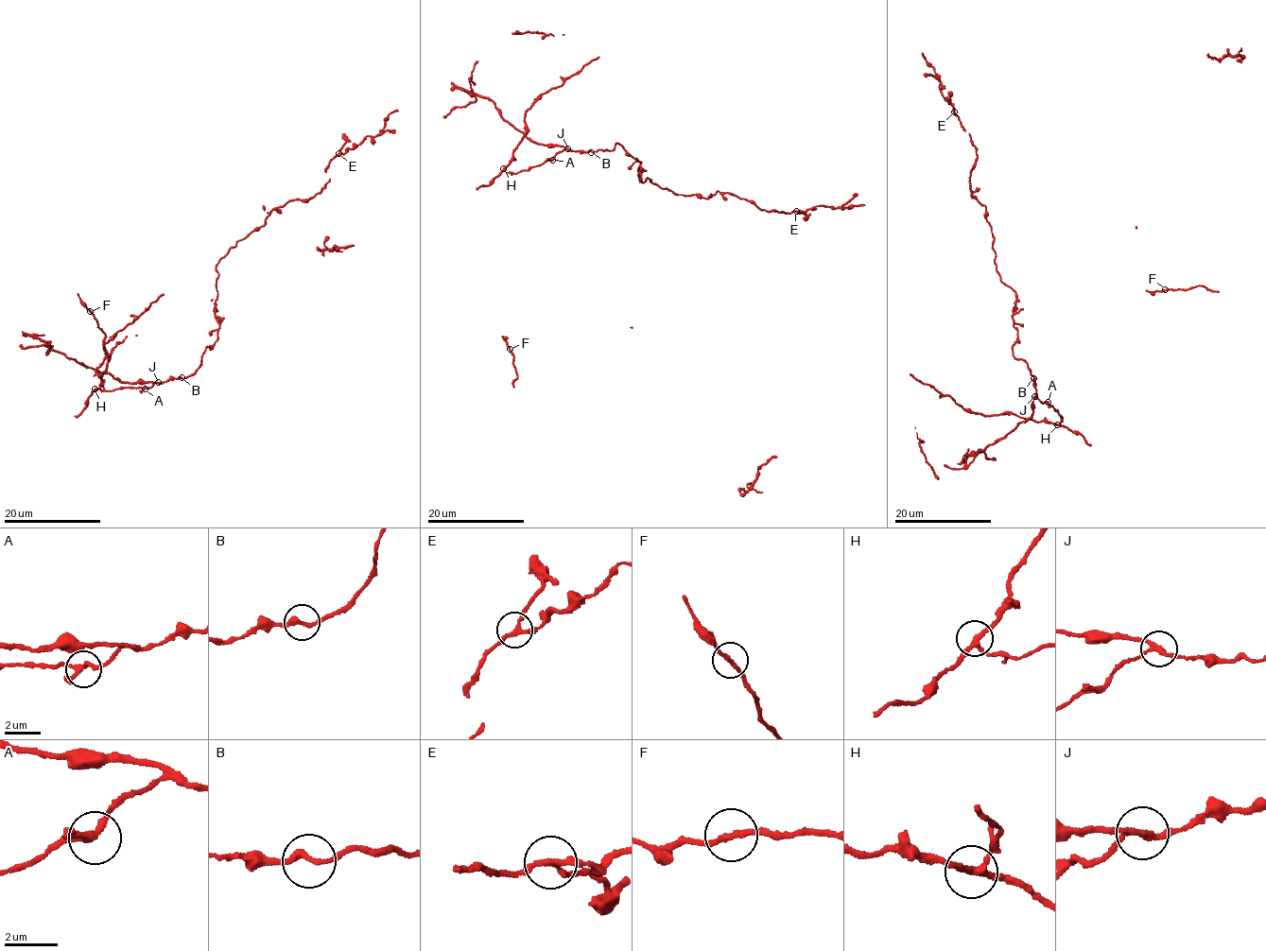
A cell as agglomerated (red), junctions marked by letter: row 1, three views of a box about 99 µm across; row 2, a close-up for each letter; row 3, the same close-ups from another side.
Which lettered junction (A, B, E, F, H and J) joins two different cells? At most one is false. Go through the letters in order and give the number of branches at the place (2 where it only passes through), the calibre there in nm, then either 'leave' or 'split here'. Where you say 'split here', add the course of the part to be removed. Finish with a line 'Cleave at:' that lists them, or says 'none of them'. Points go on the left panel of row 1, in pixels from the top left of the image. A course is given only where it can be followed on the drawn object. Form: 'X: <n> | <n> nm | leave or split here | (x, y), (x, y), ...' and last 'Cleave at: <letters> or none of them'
A: 2 | 240 nm | leave
B: 2 | 240 nm | leave
E: 3 | 190 nm | leave
F: 2 | 200 nm | leave
H: 3 | 220 nm | leave
J: 3 | 200 nm | split here
Cleave at: J

